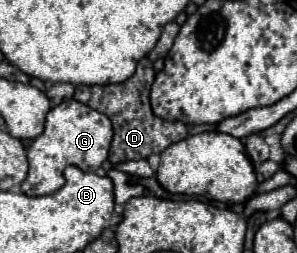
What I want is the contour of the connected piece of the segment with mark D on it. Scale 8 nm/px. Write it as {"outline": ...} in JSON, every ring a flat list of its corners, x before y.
{"outline":[[144,57,142,61,138,61,136,73,124,83,118,83,118,85,78,85,76,87,76,95,74,95,76,101,80,101,100,113,106,113,112,121,114,139,112,139,110,155,108,155,108,161,112,165,122,163,122,161,130,161,130,159,146,159,152,153,162,153,166,147,186,139,186,135,188,135,184,123,180,123,180,121,170,123,170,121,164,121,152,113,148,93,154,83,154,75,156,75,156,71,152,67,152,61]]}

